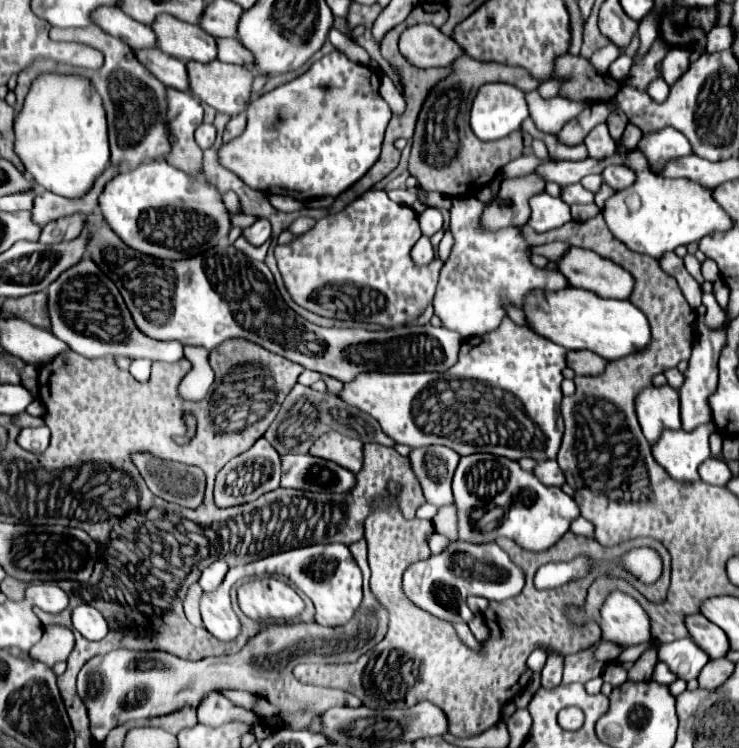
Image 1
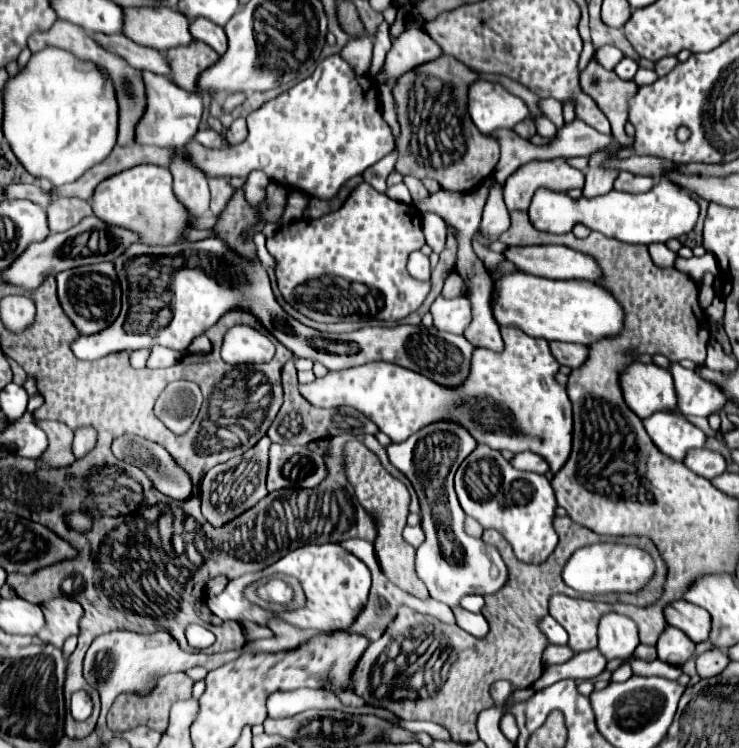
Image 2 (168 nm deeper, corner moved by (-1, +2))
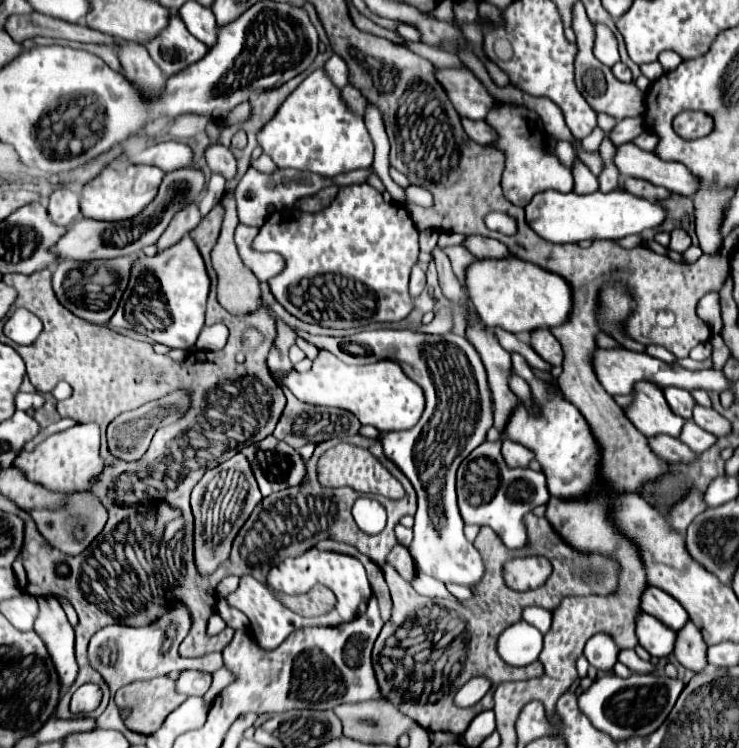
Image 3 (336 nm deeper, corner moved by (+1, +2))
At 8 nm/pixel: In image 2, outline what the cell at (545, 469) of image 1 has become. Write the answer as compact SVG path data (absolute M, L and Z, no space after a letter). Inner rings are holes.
M534 452L516 454L516 458L512 460L512 466L516 470L528 470L528 472L536 472L536 474L546 474L550 470L548 462L542 456L534 454Z

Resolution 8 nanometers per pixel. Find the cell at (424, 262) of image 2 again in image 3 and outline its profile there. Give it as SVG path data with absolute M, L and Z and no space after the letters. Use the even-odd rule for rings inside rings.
M414 266L412 268L412 274L410 274L410 296L416 298L420 296L420 292L424 290L426 286L426 276L424 276L424 270L420 266Z

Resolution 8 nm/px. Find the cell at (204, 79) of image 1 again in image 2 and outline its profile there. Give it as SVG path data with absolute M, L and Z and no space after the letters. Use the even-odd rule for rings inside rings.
M196 42L196 46L172 48L166 52L166 58L172 66L172 80L188 92L202 92L198 88L198 76L220 60L220 56L202 42Z

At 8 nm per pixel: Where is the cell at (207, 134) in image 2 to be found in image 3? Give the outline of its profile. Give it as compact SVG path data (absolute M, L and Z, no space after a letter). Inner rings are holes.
M218 144L218 146L210 146L206 148L204 152L206 156L206 162L208 162L208 168L216 174L222 174L226 182L234 180L236 174L238 174L238 168L236 168L236 158L232 154L230 148Z

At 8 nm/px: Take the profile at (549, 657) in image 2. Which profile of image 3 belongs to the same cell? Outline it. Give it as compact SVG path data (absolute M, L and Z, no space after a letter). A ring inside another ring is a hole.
M524 620L514 622L496 638L498 656L510 666L526 666L538 660L542 652L542 634Z

